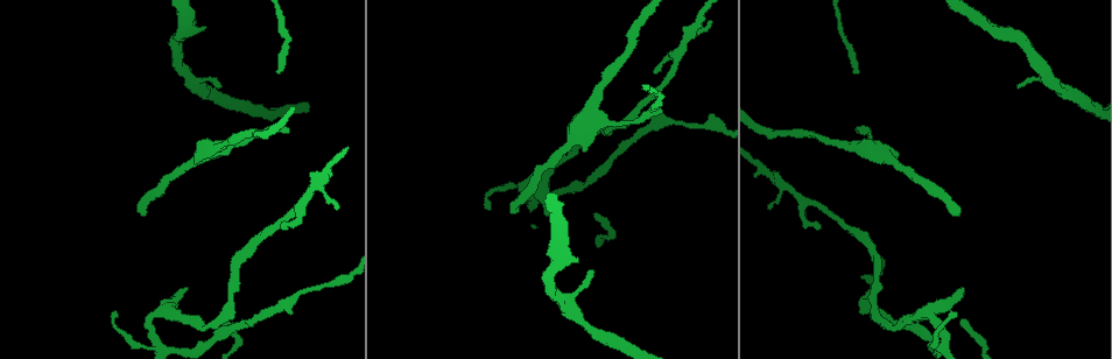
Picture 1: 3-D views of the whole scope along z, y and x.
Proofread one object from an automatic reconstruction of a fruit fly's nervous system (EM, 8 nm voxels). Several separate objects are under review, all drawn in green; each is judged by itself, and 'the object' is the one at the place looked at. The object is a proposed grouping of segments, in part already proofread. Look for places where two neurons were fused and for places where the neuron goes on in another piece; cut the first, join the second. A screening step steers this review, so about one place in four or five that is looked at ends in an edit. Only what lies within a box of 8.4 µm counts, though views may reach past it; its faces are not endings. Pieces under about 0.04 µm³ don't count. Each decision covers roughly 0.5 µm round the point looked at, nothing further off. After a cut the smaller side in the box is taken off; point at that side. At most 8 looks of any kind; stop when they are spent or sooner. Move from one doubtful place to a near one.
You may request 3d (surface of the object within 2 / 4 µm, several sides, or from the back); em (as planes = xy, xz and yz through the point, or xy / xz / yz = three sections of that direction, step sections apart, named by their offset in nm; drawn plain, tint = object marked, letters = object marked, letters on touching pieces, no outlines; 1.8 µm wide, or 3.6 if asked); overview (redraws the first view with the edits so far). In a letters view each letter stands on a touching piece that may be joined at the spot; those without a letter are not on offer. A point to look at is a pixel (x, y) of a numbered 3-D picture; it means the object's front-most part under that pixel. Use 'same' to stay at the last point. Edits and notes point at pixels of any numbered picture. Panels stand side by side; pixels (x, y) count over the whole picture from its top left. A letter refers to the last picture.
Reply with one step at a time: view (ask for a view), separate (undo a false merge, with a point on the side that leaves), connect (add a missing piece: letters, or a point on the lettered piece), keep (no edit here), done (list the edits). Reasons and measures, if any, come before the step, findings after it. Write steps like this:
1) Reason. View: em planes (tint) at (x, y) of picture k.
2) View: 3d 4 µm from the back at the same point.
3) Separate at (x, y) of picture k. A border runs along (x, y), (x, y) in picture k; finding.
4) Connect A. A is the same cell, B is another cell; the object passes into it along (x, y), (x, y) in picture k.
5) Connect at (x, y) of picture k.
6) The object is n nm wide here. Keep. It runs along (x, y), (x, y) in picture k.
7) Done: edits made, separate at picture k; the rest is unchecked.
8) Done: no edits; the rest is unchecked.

An open end. View: 3d 4 µm at (575, 261) of picture 1.

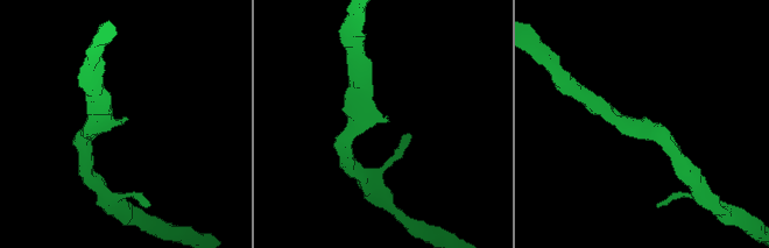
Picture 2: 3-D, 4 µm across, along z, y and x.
View: em yz step 8 (tint) at (645, 120) of picture 2.

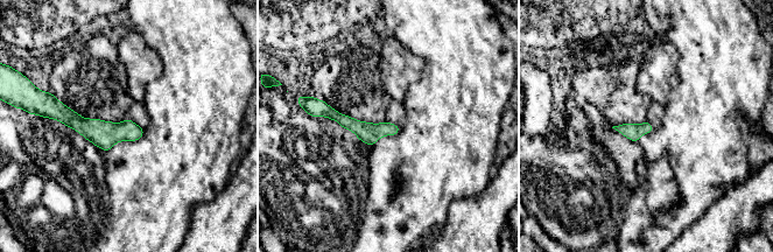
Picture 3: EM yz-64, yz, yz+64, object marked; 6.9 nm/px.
See the neighbours. View: em yz step 8 (letters) at the same point.

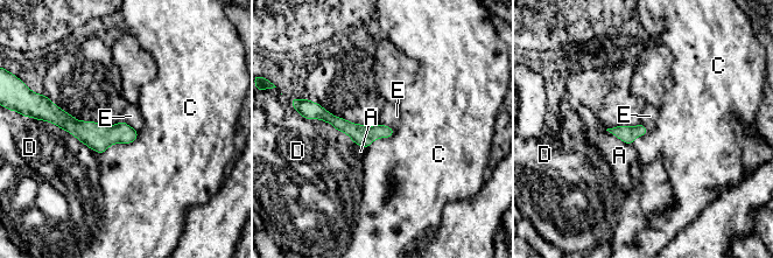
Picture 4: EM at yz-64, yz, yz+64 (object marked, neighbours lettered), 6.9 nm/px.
Keep. A, C, D and E are other cells; it runs along (53, 119), (92, 134), (134, 136) in picture 4; none of them fits.

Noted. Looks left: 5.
A fork. View: 3d 2 µm at (866, 146) of picture 1.

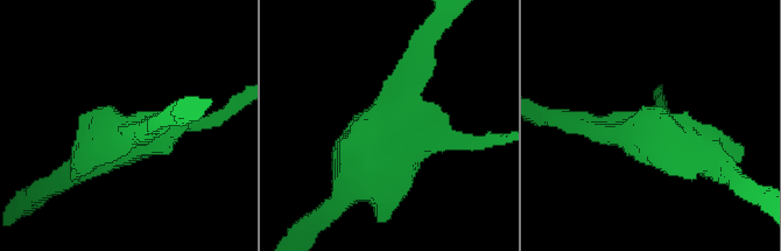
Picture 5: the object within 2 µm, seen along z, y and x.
View: em xy step 8 (tint) at (120, 129) of picture 5.

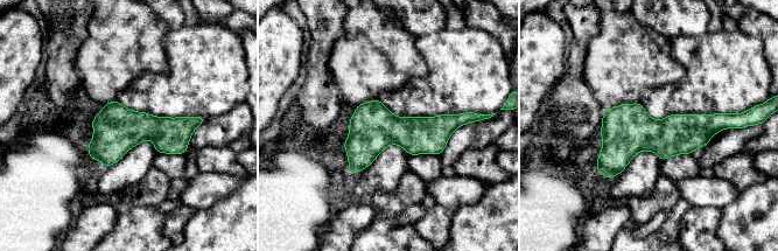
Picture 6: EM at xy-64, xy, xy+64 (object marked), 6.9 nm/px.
View: em yz step 8 (letters) at the same point.

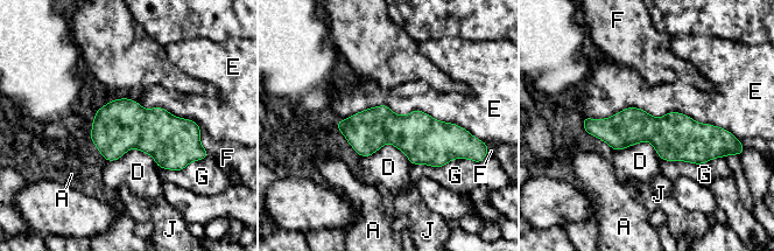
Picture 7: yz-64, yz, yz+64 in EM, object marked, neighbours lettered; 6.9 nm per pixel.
Keep. A, D, E, F, G and J are other cells; it runs along (585, 121), (600, 129), (718, 134) in picture 7; continuous, no second neuron.

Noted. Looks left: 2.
Branch stops here. View: em xy step 4 (letters) at (515, 213) of picture 1.

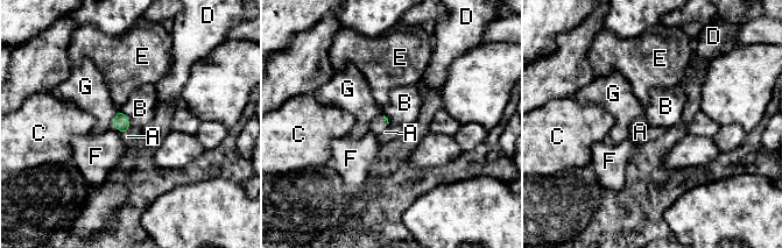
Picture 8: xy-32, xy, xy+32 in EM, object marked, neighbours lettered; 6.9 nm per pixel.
View: em planes (letters) at the same point.

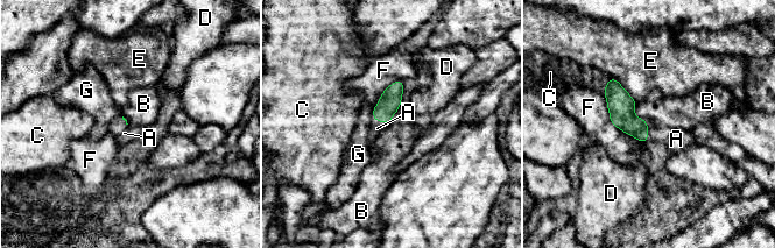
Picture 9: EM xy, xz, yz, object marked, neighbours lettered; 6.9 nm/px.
The longest contact is with F, 440 nm. Connect A. A is the same cell, B, C, D, E, F and G are other cells; the object passes into it along (621, 107), (647, 133), (676, 139) in picture 9; the neuron continues.

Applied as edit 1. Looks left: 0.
Done: edits made, connect at picture 9; the rest is unchecked.

